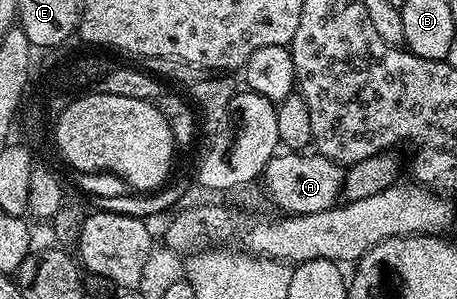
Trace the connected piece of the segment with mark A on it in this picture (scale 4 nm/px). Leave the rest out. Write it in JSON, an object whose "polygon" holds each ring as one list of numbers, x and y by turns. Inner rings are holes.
{"polygon":[[284,150,272,157,272,161,264,168,262,185,268,191,268,196,281,208,281,213,293,216,305,216,321,212,327,208,335,208,341,199,344,190,345,169,339,164,335,164,330,158,319,154,311,154,304,150]]}

